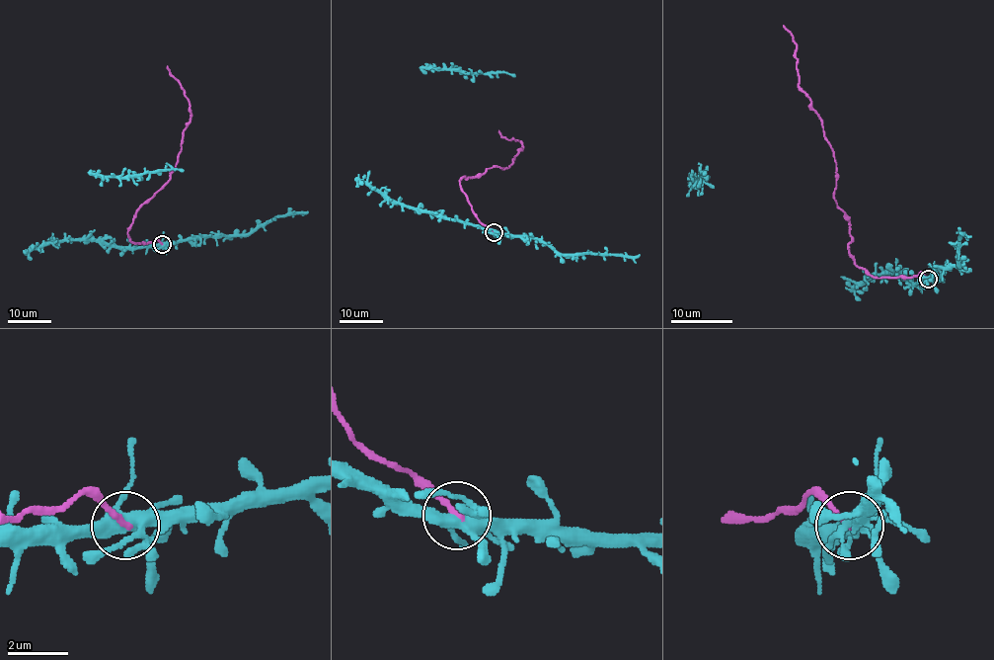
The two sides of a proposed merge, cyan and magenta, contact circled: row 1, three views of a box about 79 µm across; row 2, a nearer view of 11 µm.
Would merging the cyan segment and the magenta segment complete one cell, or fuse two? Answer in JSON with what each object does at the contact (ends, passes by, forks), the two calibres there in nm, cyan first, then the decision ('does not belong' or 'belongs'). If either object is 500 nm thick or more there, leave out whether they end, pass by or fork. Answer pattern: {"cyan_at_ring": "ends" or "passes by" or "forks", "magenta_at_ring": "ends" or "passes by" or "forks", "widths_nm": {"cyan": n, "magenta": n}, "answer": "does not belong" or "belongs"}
{"cyan_at_ring": "forks", "magenta_at_ring": "ends", "widths_nm": {"cyan": 440, "magenta": 200}, "answer": "does not belong"}

